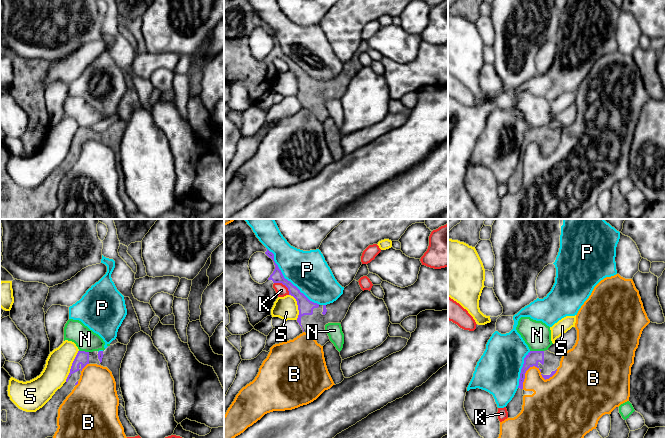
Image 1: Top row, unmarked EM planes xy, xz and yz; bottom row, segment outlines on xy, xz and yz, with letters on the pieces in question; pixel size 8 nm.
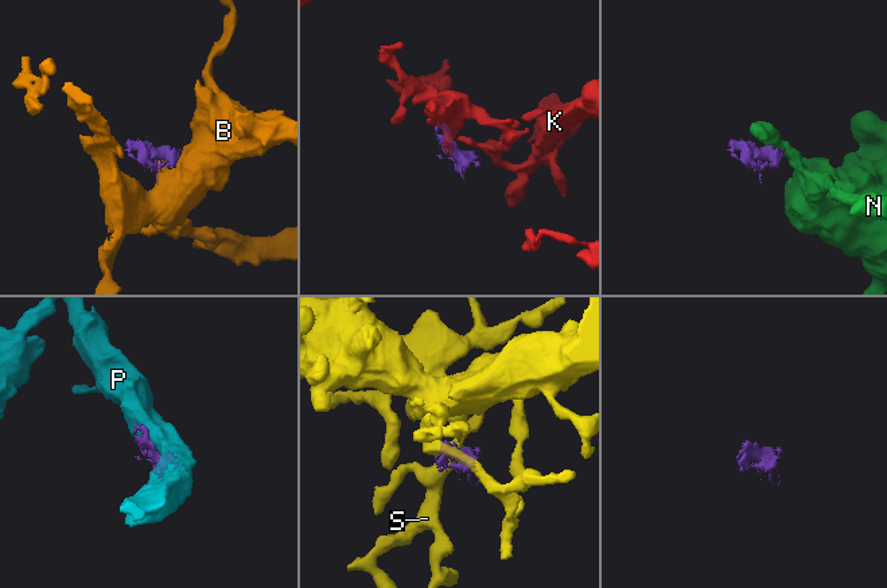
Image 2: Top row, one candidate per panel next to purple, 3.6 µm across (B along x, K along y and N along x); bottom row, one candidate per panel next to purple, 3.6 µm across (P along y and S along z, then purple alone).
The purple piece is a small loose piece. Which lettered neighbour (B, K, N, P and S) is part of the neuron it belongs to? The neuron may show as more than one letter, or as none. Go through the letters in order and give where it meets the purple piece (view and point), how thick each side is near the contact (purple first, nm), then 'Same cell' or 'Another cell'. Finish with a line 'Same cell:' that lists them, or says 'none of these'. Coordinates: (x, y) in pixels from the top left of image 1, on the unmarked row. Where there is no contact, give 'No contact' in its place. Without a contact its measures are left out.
B: Touches purple at yz (524, 150). Thickness 110 nm (purple) against 240 nm. Another cell
K: Touches purple at xz (284, 60). Thickness 120 nm (purple) against 90 nm. Another cell
N: Touches purple at yz (537, 127). Thickness 110 nm (purple) against 220 nm. Another cell
P: Touches purple at xz (286, 55). Thickness 110 nm (purple) against 320 nm. Another cell
S: Touches purple at xy (71, 142). Thickness 110 nm (purple) against 200 nm. Another cell
Same cell: none of these

